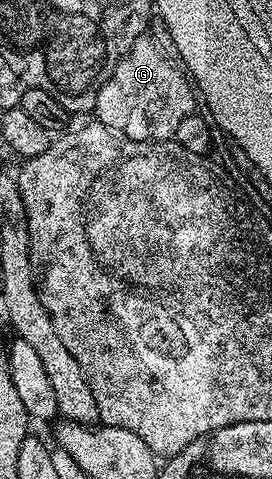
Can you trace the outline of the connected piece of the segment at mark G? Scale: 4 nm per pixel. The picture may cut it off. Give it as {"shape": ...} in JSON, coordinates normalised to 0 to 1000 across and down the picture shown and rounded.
{"shape":[[[555,77],[511,79],[482,94],[438,136],[423,136],[401,167],[364,186],[353,255],[471,290],[621,294],[647,284],[665,255],[713,238],[717,182],[684,150],[592,106],[603,104]]]}

